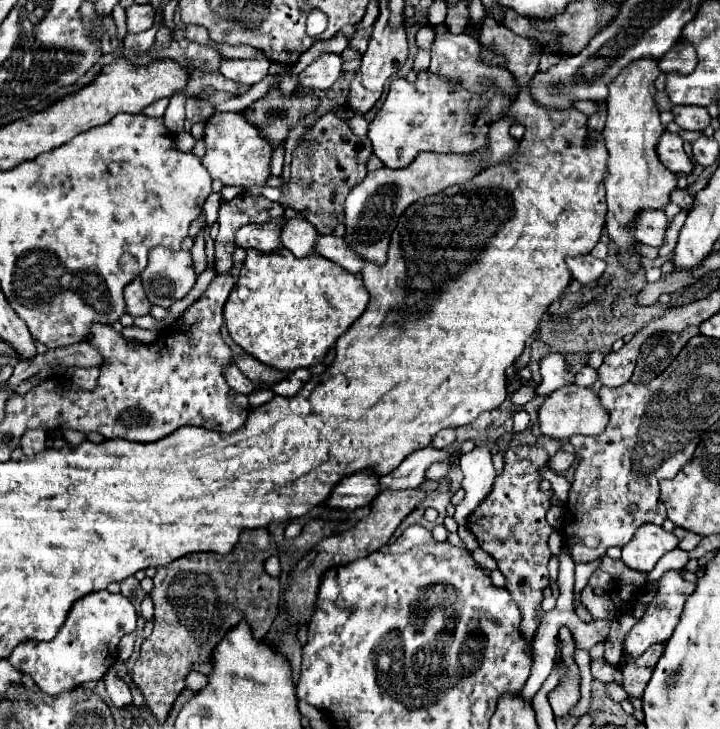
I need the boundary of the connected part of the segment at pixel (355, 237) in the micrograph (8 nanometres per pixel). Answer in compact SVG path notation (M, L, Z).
M501 118L491 126L489 132L489 146L481 154L475 156L455 156L455 154L431 154L423 152L415 158L415 162L403 170L391 170L391 168L381 168L375 172L369 172L361 184L351 188L347 194L343 212L345 212L345 240L351 244L351 250L361 256L365 262L375 262L375 264L385 264L387 260L387 246L389 238L395 230L397 218L419 198L439 194L447 186L467 182L481 170L501 162L503 158L509 158L517 150L517 140L511 140L509 136L510 126L514 124L511 118Z

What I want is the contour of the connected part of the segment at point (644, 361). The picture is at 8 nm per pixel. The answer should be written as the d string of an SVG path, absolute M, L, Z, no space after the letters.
M691 326L691 328L685 328L681 334L663 332L663 334L651 336L639 350L637 368L631 376L631 382L645 384L655 376L659 376L677 358L681 348L697 334L699 334L699 328Z

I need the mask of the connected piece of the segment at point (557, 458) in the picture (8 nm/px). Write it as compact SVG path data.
M557 450L557 454L551 456L551 460L549 460L549 468L553 472L561 474L561 472L565 472L573 464L573 460L575 460L575 454L569 454L565 450Z

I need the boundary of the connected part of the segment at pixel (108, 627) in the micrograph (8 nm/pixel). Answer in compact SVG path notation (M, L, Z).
M97 590L75 602L59 634L51 642L27 640L11 654L11 666L27 674L49 696L77 688L85 682L101 680L107 670L117 662L117 644L137 626L137 610L123 594Z

